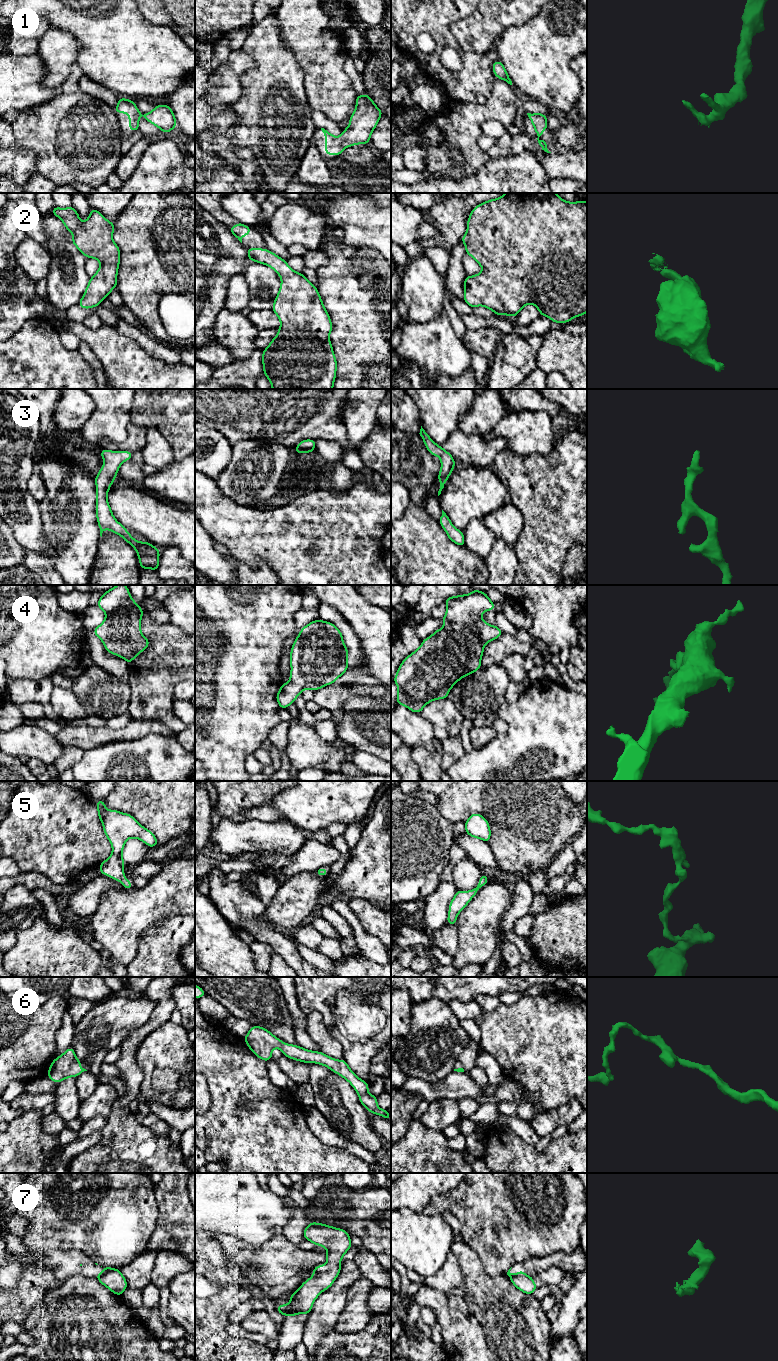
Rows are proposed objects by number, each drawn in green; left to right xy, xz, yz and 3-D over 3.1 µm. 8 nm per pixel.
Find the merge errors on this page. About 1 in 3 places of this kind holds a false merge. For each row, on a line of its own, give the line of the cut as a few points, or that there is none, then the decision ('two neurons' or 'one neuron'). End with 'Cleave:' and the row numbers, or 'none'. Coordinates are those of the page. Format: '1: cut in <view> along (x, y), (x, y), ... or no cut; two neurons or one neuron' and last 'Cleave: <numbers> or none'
1: no cut; one neuron
2: no cut; one neuron
3: no cut; one neuron
4: no cut; one neuron
5: no cut; one neuron
6: no cut; one neuron
7: cut in xy along (113, 1268), (98, 1278); two neurons
Cleave: 7

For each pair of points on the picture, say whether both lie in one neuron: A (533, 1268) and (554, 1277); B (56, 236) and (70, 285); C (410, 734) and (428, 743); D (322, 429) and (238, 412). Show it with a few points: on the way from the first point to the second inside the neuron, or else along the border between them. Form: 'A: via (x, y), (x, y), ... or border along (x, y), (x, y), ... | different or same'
A: border along (565, 1271), (557, 1267), (548, 1267), (539, 1274) | different
B: via (67, 248), (73, 255), (71, 259), (71, 273) | same
C: via (414, 734), (419, 734), (424, 739) | same
D: via (301, 429), (292, 437), (276, 437), (259, 424) | same

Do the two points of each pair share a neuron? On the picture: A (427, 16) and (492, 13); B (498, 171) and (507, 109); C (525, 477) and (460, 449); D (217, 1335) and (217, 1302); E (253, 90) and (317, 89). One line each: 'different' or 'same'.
A: different
B: different
C: different
D: same
E: different

